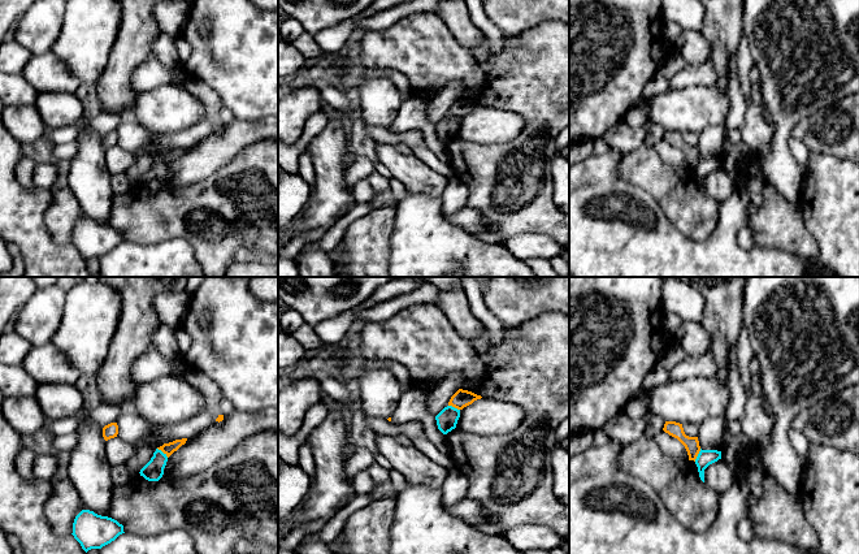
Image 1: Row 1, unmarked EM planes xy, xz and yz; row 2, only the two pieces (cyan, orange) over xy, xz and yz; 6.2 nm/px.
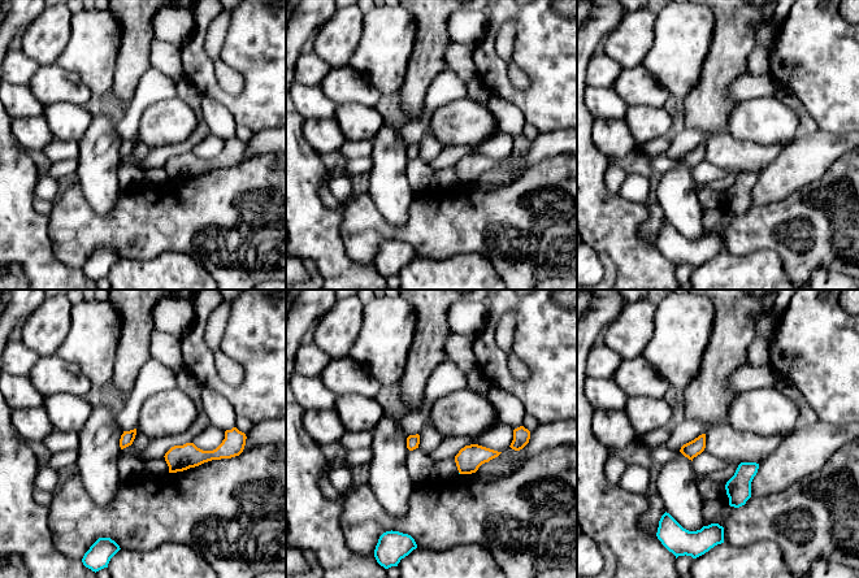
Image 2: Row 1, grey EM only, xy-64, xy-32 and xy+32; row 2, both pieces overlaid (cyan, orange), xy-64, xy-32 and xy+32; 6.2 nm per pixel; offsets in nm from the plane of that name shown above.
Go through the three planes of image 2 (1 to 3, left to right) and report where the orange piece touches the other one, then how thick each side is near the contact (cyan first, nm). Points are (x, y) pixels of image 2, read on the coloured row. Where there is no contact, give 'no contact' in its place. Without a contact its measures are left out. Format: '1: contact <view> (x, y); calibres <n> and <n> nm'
1: no contact
2: no contact
3: no contact

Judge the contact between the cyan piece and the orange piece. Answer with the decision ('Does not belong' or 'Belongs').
Does not belong

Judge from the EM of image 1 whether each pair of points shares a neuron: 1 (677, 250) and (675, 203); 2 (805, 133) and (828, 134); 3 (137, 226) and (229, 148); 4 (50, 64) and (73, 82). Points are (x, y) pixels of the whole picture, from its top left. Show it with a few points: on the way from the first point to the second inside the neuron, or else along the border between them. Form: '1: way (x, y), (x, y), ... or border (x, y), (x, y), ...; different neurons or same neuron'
1: border (658, 203), (682, 234), (695, 241), (705, 239); different neurons
2: way (810, 133), (823, 133); same neuron
3: border (213, 173), (187, 185), (168, 185), (164, 181); different neurons
4: way (55, 69), (68, 82); same neuron

